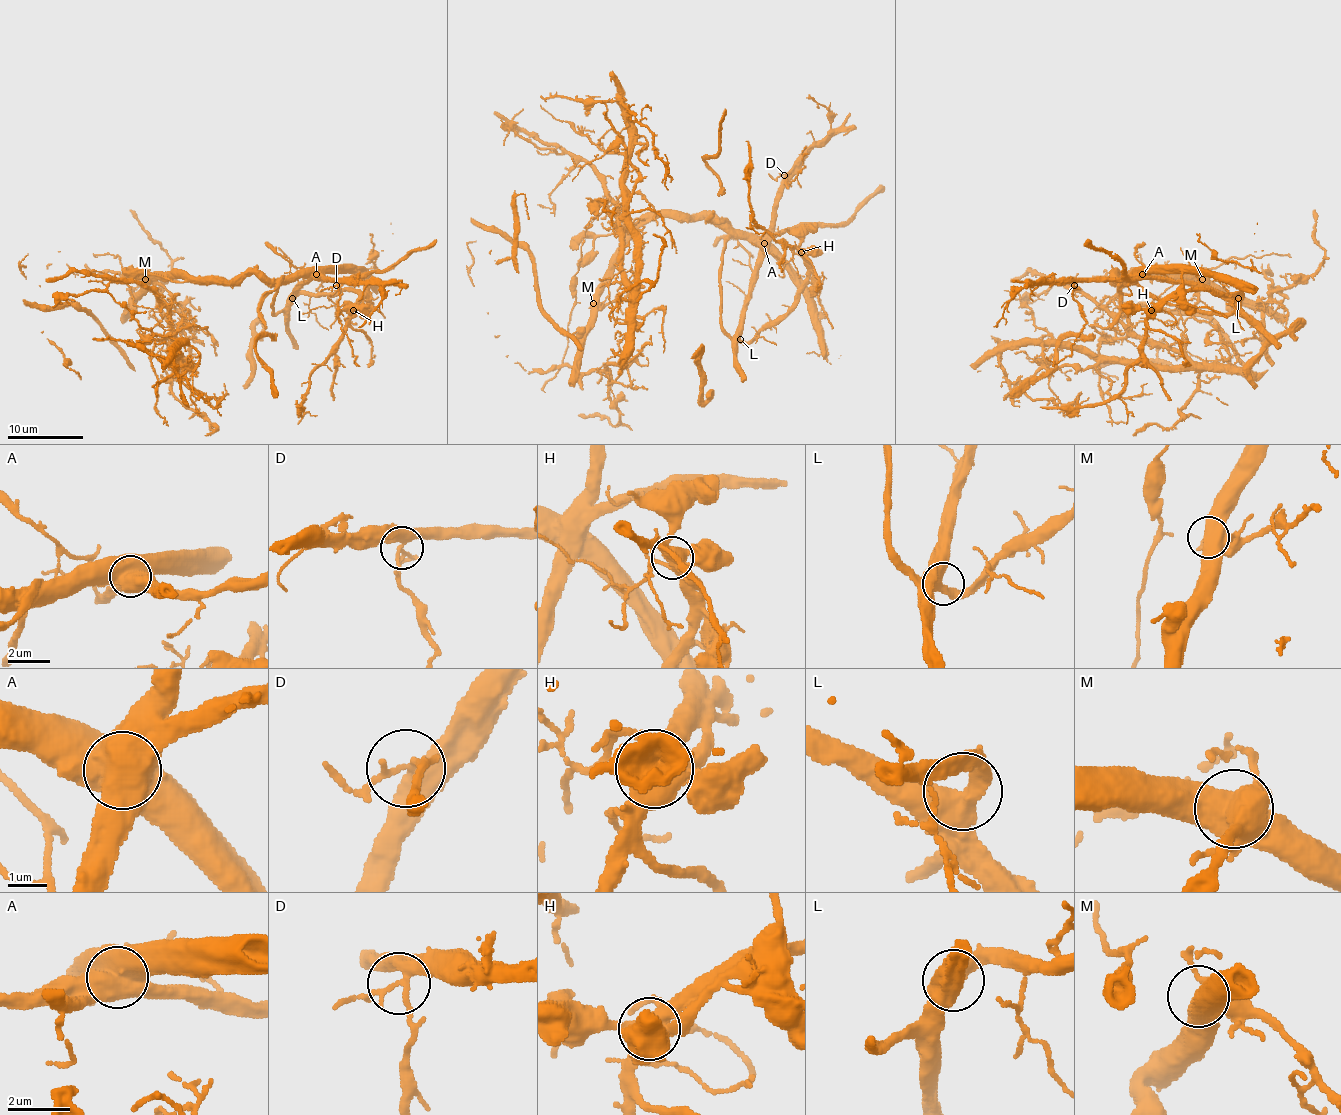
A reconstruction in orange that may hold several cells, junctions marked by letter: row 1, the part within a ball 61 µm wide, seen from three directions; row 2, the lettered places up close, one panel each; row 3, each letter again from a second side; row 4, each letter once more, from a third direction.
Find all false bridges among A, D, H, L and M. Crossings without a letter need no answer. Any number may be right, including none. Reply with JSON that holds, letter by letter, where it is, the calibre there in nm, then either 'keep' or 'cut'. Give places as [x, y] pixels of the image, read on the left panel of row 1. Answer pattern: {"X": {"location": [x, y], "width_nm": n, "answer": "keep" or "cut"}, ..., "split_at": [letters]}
{"A": {"location": [316, 274], "width_nm": 800, "answer": "cut"}, "D": {"location": [336, 285], "width_nm": 280, "answer": "keep"}, "H": {"location": [353, 310], "width_nm": 550, "answer": "cut"}, "L": {"location": [292, 298], "width_nm": 550, "answer": "keep"}, "M": {"location": [145, 279], "width_nm": 480, "answer": "keep"}, "split_at": ["A", "H"]}

